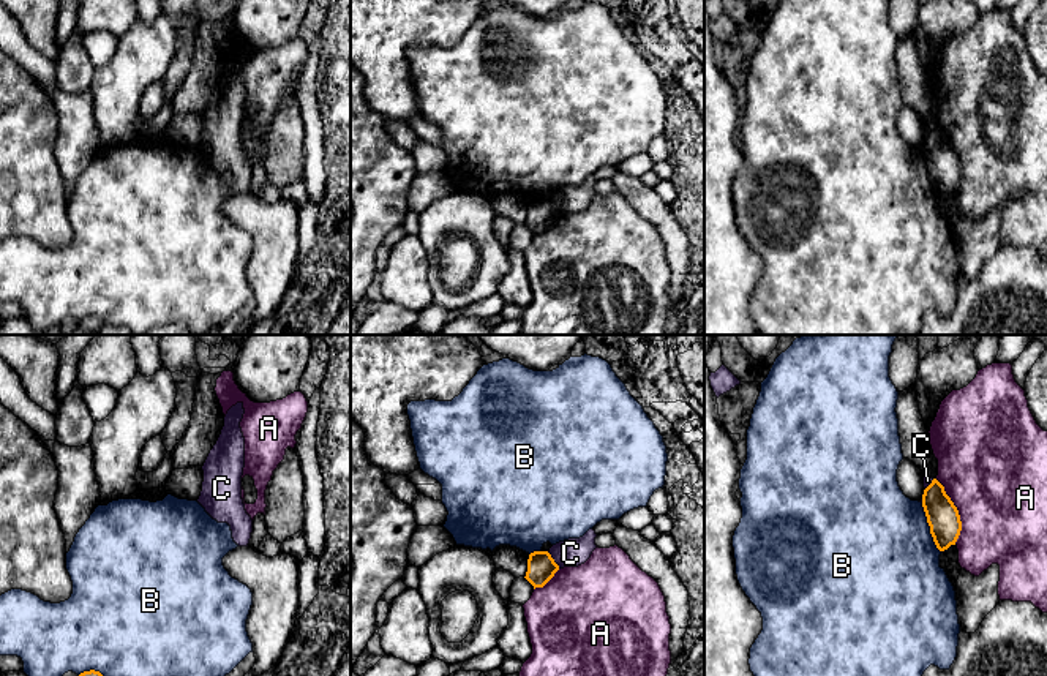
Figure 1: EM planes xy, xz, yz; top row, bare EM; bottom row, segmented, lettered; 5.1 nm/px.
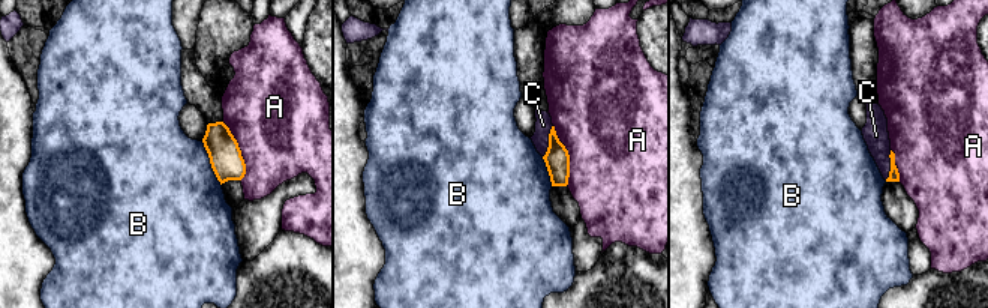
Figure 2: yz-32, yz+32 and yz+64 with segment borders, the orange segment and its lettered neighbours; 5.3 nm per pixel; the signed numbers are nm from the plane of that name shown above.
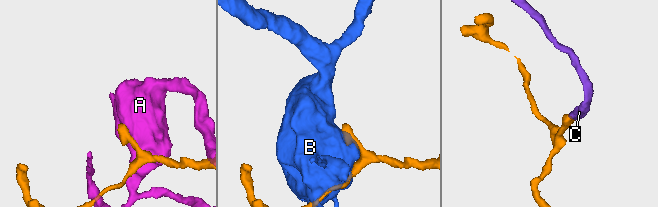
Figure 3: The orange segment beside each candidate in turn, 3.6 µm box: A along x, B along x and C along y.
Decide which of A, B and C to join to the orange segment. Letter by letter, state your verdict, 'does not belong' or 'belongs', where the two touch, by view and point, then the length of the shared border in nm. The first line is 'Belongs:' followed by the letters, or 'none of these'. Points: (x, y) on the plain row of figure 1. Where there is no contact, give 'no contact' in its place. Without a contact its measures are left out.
Belongs: none of these
A: does not belong; meets orange in yz at (957, 158); contact 360 nm long
B: does not belong; meets orange in yz at (930, 174); contact 280 nm long
C: does not belong; meets orange in xz at (553, 206); contact 110 nm long

